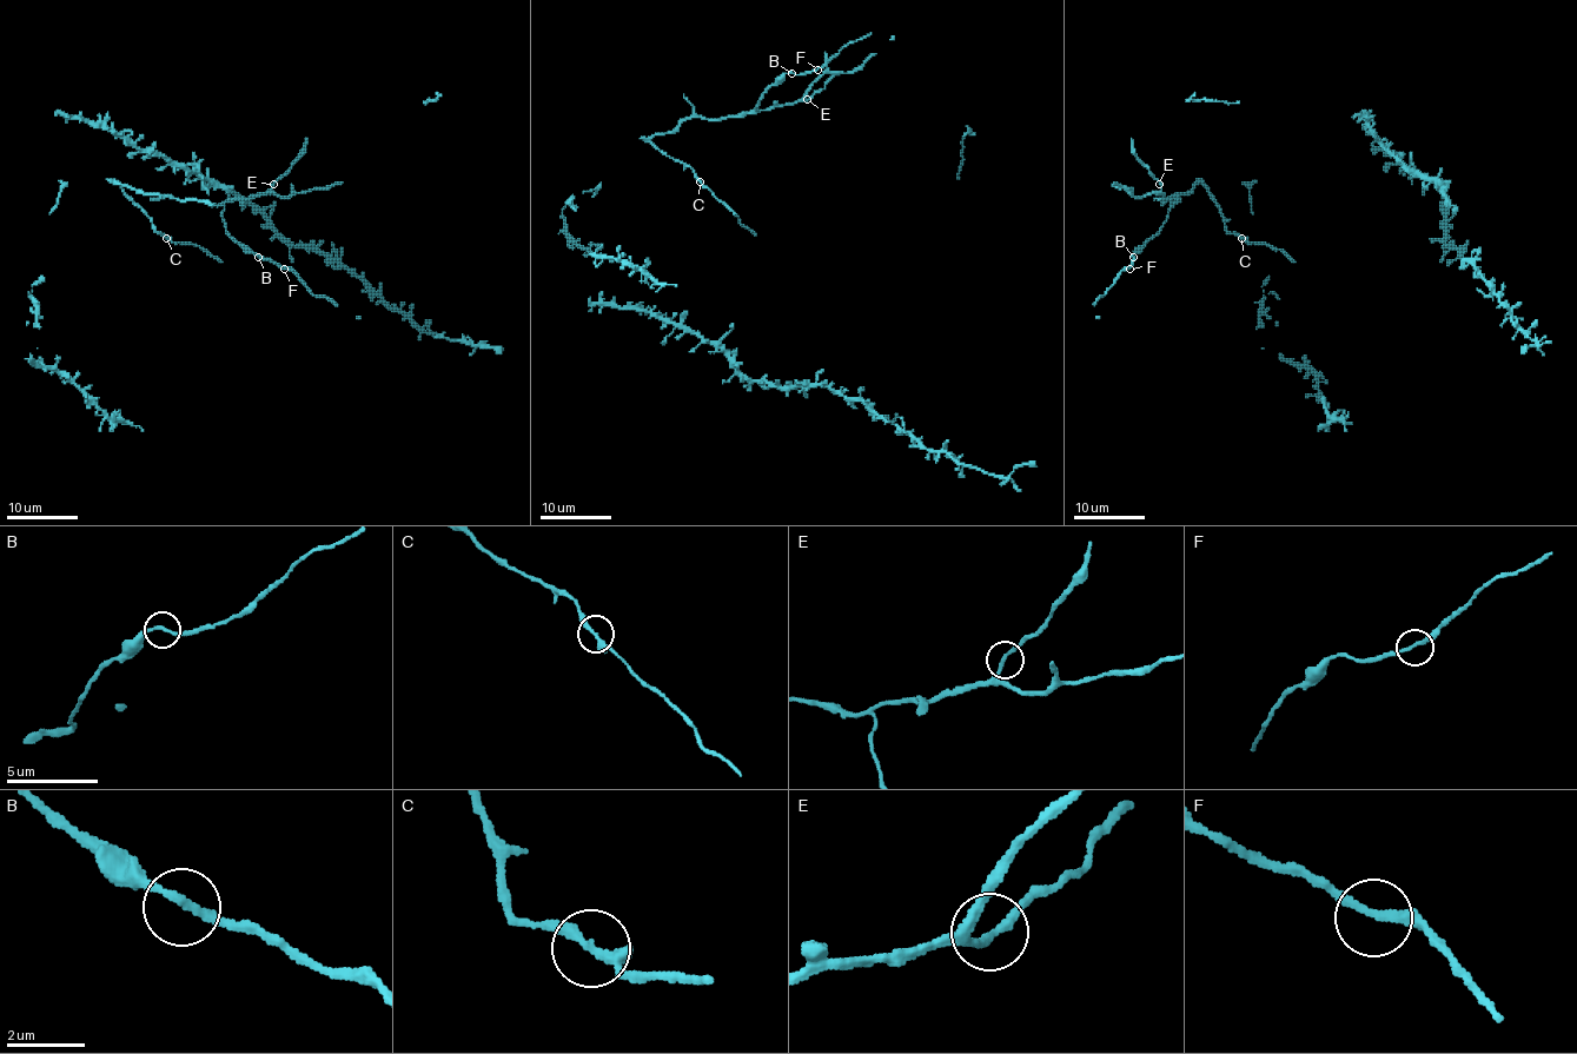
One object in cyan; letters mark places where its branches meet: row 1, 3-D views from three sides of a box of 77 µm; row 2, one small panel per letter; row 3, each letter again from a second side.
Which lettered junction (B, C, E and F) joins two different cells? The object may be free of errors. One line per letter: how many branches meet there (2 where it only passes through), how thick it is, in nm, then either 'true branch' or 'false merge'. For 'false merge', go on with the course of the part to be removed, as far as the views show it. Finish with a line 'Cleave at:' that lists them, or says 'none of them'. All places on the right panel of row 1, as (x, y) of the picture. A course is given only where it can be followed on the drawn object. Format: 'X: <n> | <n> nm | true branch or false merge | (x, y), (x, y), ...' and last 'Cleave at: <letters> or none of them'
B: 2 | 200 nm | true branch
C: 2 | 280 nm | true branch
E: 2 | 200 nm | true branch
F: 2 | 200 nm | true branch
Cleave at: none of them

